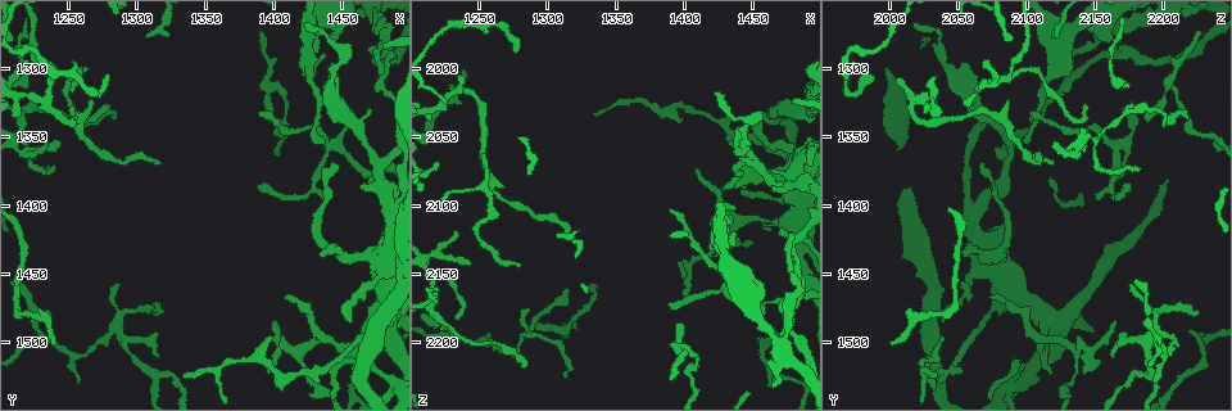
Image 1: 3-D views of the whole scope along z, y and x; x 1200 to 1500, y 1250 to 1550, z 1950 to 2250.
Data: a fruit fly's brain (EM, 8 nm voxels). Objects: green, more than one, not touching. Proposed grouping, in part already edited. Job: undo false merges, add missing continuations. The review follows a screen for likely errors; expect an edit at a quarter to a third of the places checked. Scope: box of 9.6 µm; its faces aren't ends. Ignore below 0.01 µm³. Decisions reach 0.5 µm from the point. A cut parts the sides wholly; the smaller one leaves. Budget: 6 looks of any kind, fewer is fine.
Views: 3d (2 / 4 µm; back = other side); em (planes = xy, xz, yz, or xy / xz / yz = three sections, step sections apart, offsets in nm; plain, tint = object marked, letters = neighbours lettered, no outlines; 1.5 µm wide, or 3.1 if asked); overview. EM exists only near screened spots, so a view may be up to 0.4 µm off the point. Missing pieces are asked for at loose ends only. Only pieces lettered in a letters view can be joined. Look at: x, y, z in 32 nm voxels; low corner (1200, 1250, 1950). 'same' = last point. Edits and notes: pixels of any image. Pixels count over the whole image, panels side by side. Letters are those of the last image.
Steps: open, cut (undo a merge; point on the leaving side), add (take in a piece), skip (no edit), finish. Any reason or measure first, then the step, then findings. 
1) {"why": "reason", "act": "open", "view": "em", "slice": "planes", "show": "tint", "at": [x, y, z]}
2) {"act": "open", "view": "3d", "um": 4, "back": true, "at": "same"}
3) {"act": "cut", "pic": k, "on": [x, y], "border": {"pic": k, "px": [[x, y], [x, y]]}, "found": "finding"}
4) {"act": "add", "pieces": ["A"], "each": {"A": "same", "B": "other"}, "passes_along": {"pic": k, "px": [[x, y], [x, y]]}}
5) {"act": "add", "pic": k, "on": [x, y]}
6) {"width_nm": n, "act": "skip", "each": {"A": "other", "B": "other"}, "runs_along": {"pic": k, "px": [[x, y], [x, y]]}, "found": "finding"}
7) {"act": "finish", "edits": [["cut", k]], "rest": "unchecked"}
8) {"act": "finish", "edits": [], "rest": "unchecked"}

{"why": "branch stops here", "act": "open", "view": "3d", "um": 2, "at": [1406, 1468, 2076]}

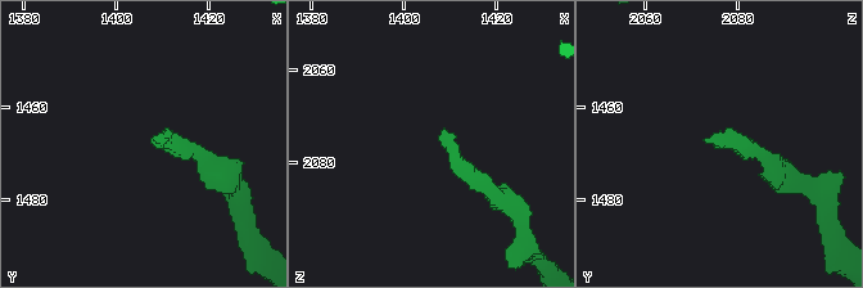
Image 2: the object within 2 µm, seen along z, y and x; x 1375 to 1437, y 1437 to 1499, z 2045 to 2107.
{"why": "shape alone is not enough", "act": "open", "view": "em", "slice": "xy", "step": 8, "show": "tint", "at": [1407, 1468, 2075]}

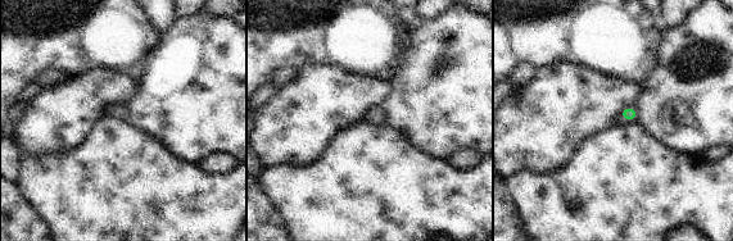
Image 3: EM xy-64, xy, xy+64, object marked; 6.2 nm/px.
{"act": "open", "view": "em", "slice": "planes", "show": "letters", "at": "same"}

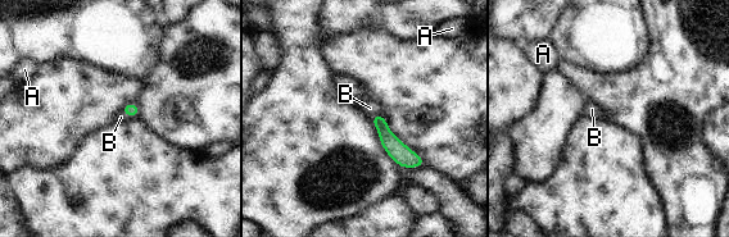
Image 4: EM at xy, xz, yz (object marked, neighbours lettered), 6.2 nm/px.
{"act": "add", "pieces": ["B"], "each": {"A": "other", "B": "same"}, "passes_along": {"pic": 4, "px": [[131, 109], [130, 115], [121, 117]]}, "found": "the neuron continues"}

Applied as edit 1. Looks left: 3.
{"why": "see it whole again", "act": "open", "view": "overview"}

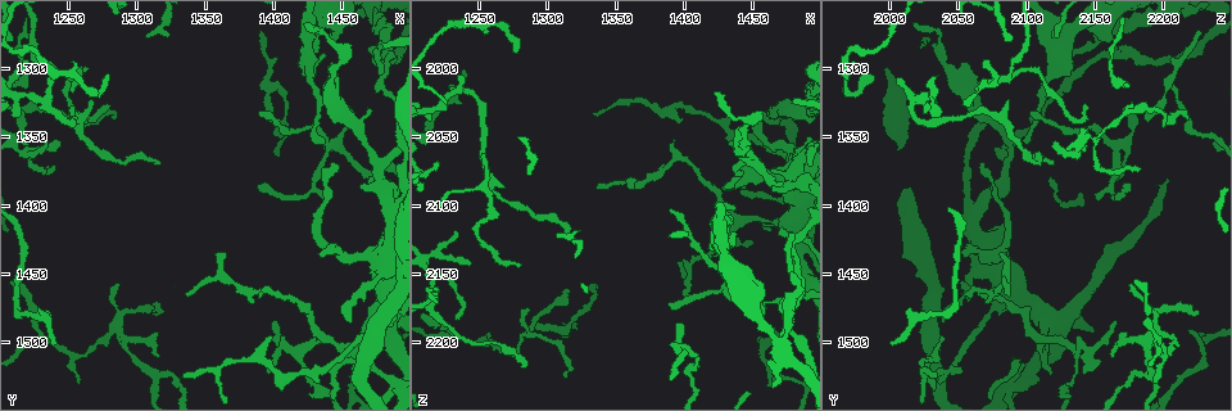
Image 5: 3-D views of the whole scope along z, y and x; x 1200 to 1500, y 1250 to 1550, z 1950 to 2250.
{"why": "thin end", "act": "open", "view": "em", "slice": "xz", "step": 8, "show": "letters", "at": [1320, 1370, 2118]}

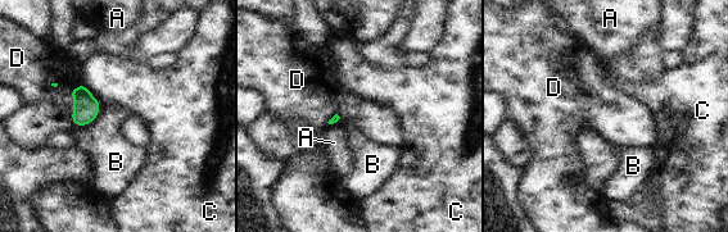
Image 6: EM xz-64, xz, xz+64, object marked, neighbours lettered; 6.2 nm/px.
{"longest_contact_nm": ["B", 240], "act": "skip", "each": {"A": "other", "B": "other", "C": "other", "D": "other"}, "border": {"pic": 6, "px": [[82, 82], [69, 91], [71, 110]]}, "found": "none of them fits"}

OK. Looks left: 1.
{"act": "finish", "edits": [["add", 4]], "rest": "unchecked"}

